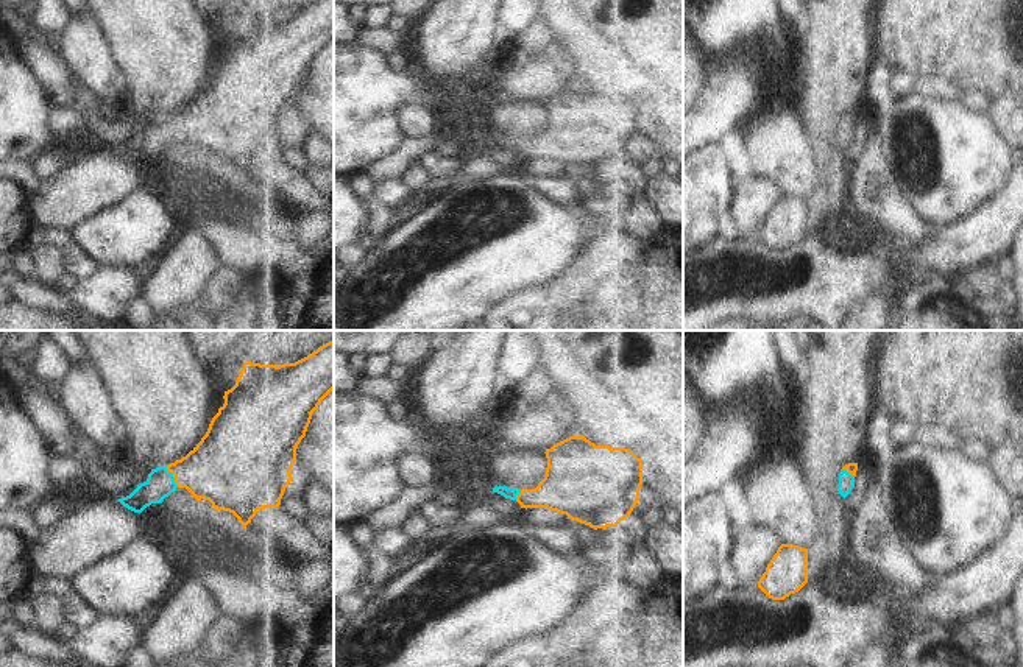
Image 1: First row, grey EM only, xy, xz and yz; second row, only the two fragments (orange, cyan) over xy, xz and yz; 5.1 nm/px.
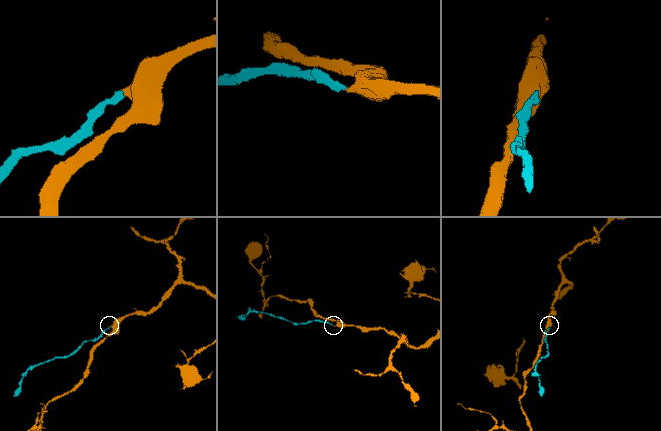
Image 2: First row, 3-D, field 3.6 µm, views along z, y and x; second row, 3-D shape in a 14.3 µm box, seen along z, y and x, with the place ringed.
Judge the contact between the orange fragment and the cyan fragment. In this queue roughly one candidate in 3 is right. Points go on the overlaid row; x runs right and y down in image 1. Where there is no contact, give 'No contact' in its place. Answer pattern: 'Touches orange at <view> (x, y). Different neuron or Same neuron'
Touches orange at xy (173, 476). Same neuron.

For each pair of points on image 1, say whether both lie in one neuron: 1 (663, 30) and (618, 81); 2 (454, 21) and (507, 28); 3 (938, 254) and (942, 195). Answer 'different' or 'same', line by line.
1: same
2: different
3: different

